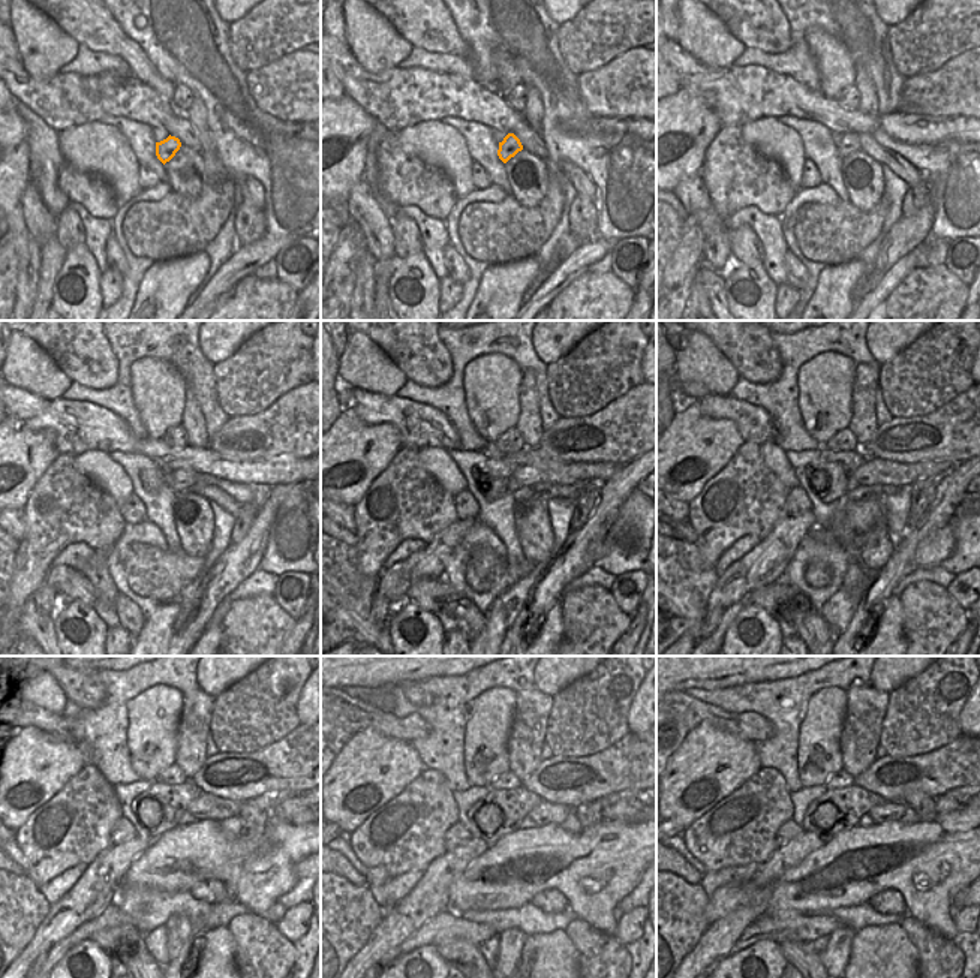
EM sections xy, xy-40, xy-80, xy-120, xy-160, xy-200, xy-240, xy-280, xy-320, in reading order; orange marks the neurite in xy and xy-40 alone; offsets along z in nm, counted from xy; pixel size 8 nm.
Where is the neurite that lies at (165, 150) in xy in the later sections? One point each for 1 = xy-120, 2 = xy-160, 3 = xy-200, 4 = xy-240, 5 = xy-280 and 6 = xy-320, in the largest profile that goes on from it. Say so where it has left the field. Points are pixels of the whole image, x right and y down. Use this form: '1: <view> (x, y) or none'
1: xy-120 (182, 480)
2: xy-160 (526, 475)
3: xy-200 (868, 474)
4: xy-240 (207, 808)
5: xy-280 (546, 812)
6: xy-320 (883, 812)

